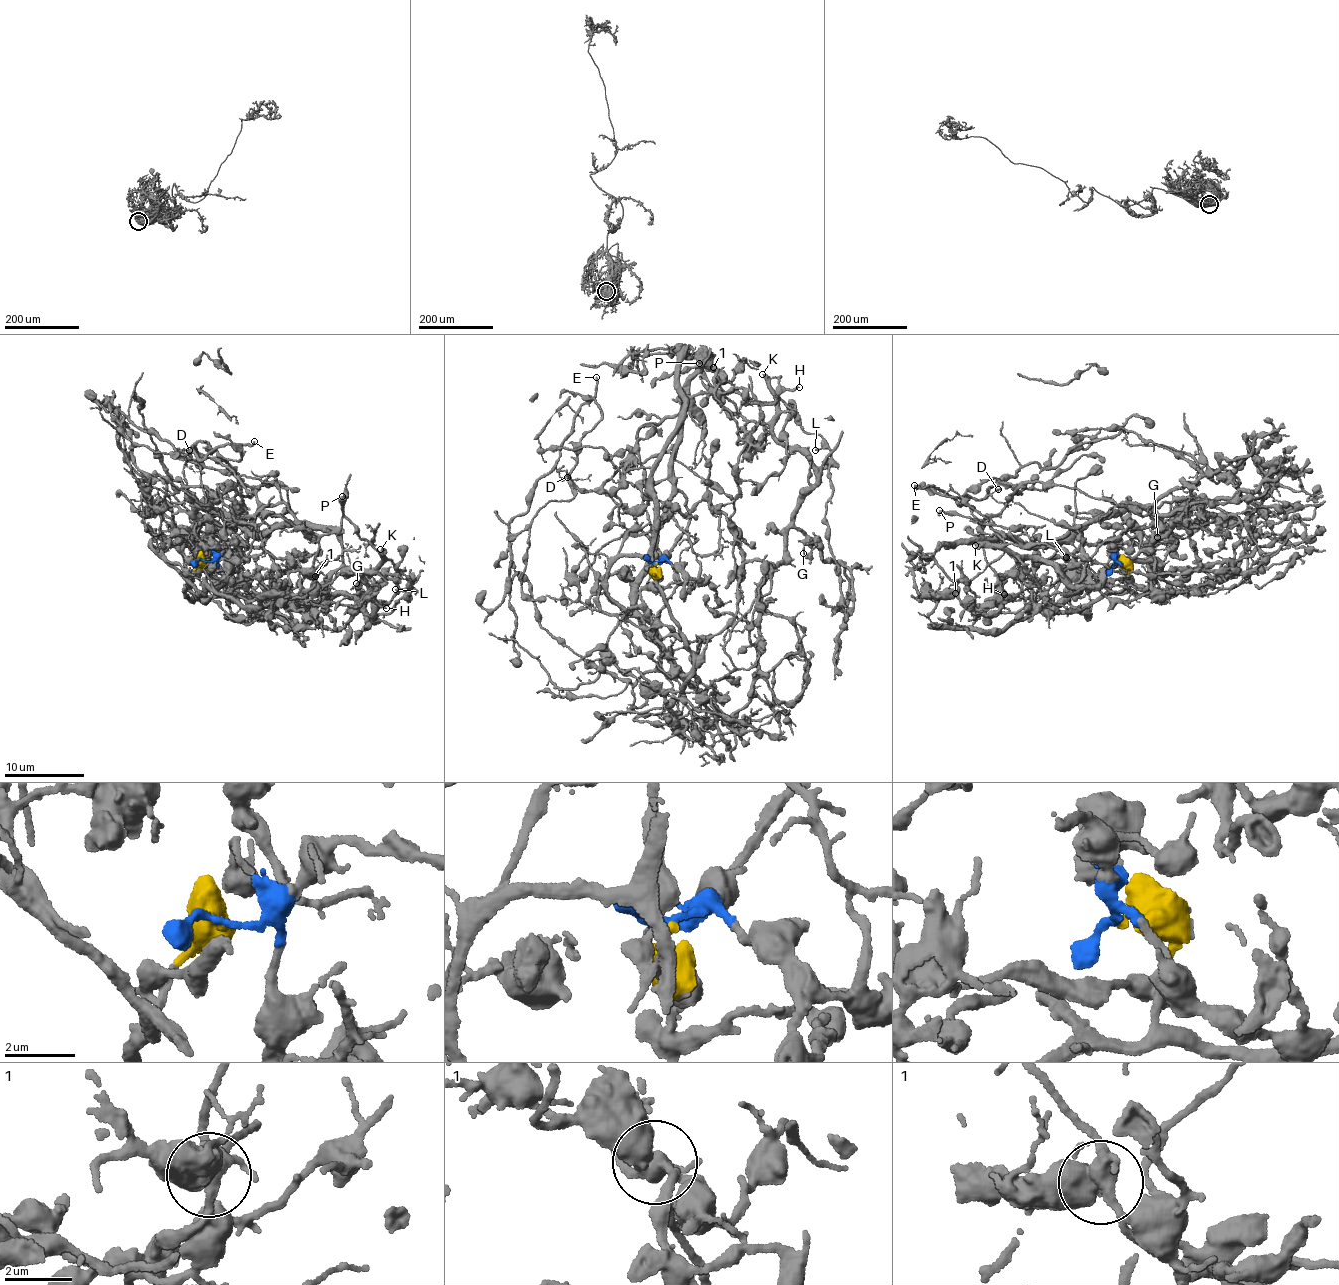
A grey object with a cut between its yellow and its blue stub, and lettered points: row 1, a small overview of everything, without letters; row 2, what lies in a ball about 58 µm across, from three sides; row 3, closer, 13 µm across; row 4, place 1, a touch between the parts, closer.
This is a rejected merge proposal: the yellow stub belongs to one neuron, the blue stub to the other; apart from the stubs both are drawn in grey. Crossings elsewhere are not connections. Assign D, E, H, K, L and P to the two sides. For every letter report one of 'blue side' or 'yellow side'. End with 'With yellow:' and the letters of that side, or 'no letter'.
D: blue side
E: blue side
H: blue side
K: blue side
L: blue side
P: blue side
With yellow: no letter

